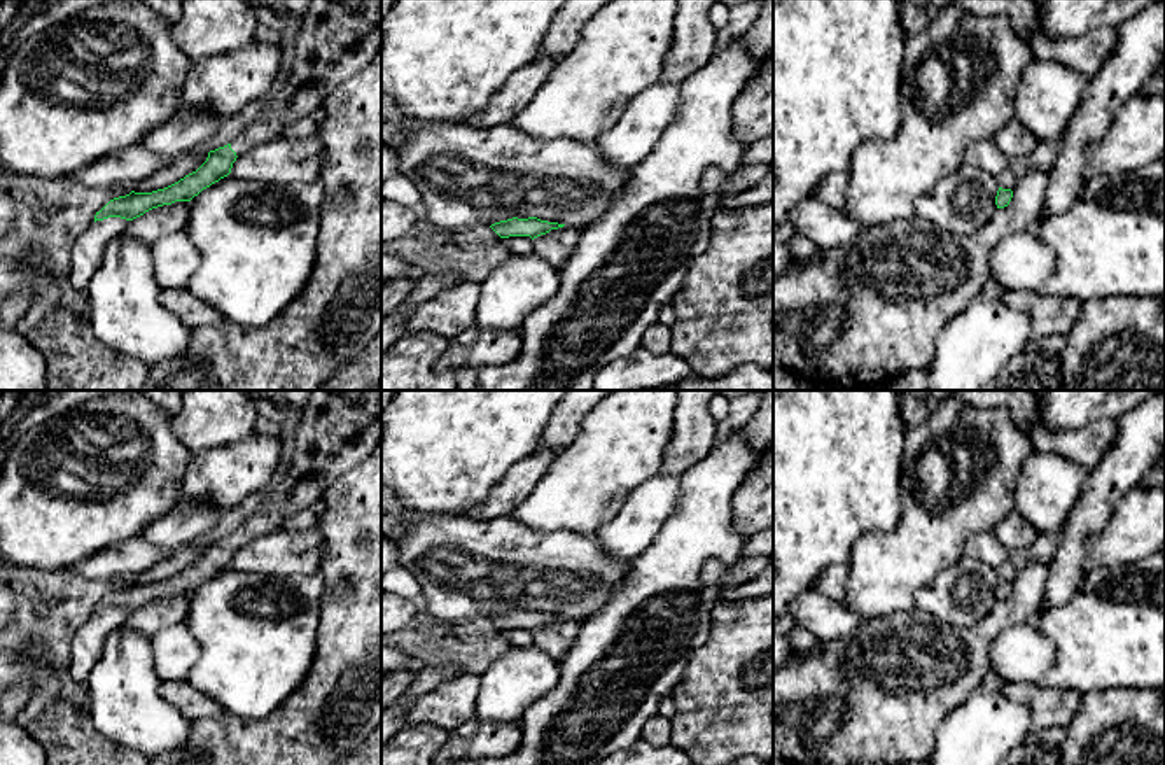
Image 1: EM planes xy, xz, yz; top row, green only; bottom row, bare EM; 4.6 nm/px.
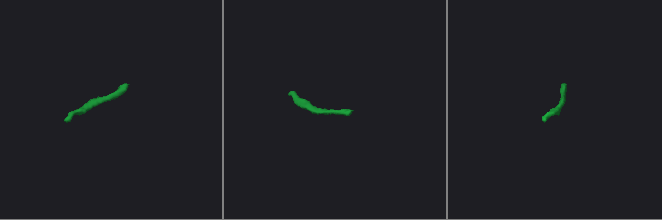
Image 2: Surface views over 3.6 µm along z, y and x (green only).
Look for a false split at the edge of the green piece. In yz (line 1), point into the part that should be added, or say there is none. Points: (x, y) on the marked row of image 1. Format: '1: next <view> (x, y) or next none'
1: next none

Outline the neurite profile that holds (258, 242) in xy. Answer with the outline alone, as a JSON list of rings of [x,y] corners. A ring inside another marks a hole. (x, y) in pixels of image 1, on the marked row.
[[[231,175],[189,201],[184,231],[199,252],[185,289],[243,327],[271,324],[310,280],[325,193],[320,182],[257,184]]]

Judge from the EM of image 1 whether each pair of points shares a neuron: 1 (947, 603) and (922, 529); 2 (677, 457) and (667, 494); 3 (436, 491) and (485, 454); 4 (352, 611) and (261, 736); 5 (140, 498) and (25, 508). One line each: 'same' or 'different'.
1: different
2: different
3: same
4: same
5: same

